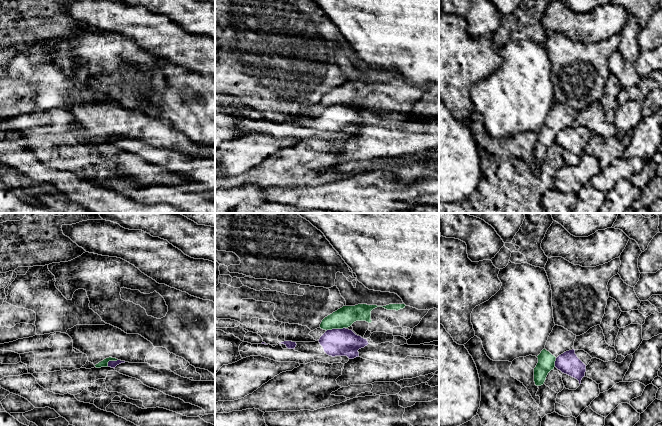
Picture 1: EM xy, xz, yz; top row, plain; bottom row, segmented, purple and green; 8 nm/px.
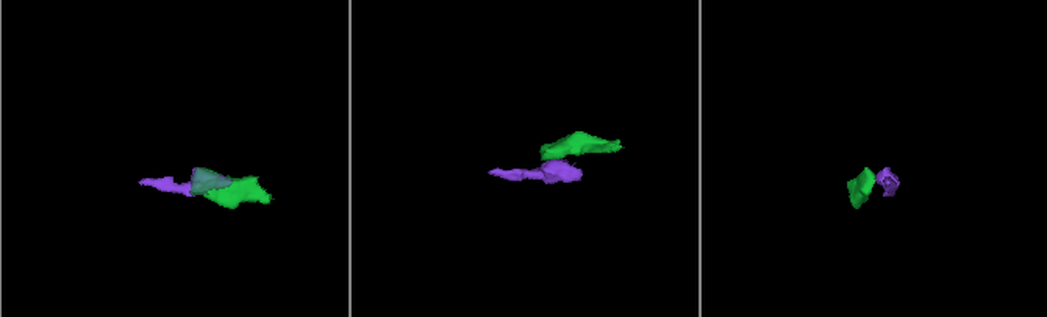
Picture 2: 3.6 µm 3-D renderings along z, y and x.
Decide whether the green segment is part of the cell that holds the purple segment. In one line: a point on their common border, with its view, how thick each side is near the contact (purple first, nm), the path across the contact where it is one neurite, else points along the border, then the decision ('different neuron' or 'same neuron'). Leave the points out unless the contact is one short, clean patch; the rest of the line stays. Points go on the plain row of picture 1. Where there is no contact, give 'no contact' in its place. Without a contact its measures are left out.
xz (335, 105) | 220/160 nm | along xz (345, 103), (326, 107) | different neuron

